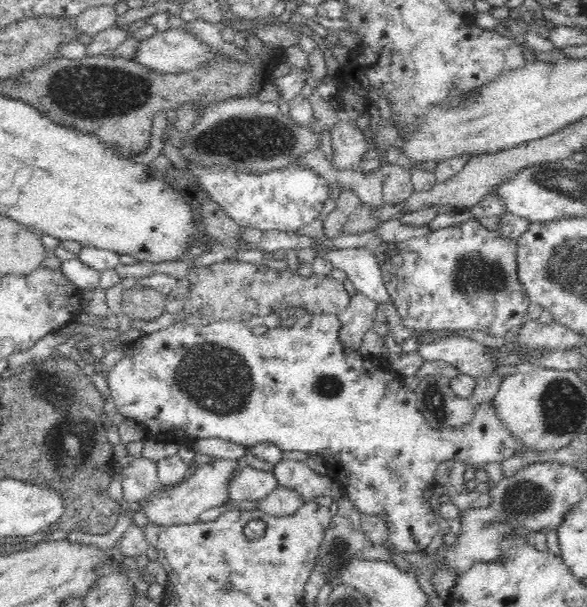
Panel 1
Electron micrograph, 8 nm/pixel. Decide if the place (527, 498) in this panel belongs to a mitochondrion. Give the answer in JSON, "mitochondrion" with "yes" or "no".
{"mitochondrion":"yes"}

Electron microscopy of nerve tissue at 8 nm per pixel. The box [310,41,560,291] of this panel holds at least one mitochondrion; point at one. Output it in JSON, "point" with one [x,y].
{"point":[456,85]}

